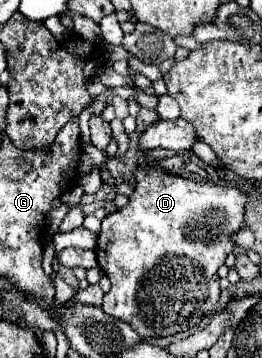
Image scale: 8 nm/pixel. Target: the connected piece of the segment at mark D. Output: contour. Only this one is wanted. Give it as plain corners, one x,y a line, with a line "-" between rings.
160,167
136,171
136,181
130,203
112,215
106,215
102,231
98,233
98,263
112,283
112,289
104,295
102,309
120,321
126,321
144,339
176,335
200,325
202,319
214,311
220,295
216,271
226,255
234,251
230,235
244,227
246,195
234,187
214,183
202,185
194,179
170,175

